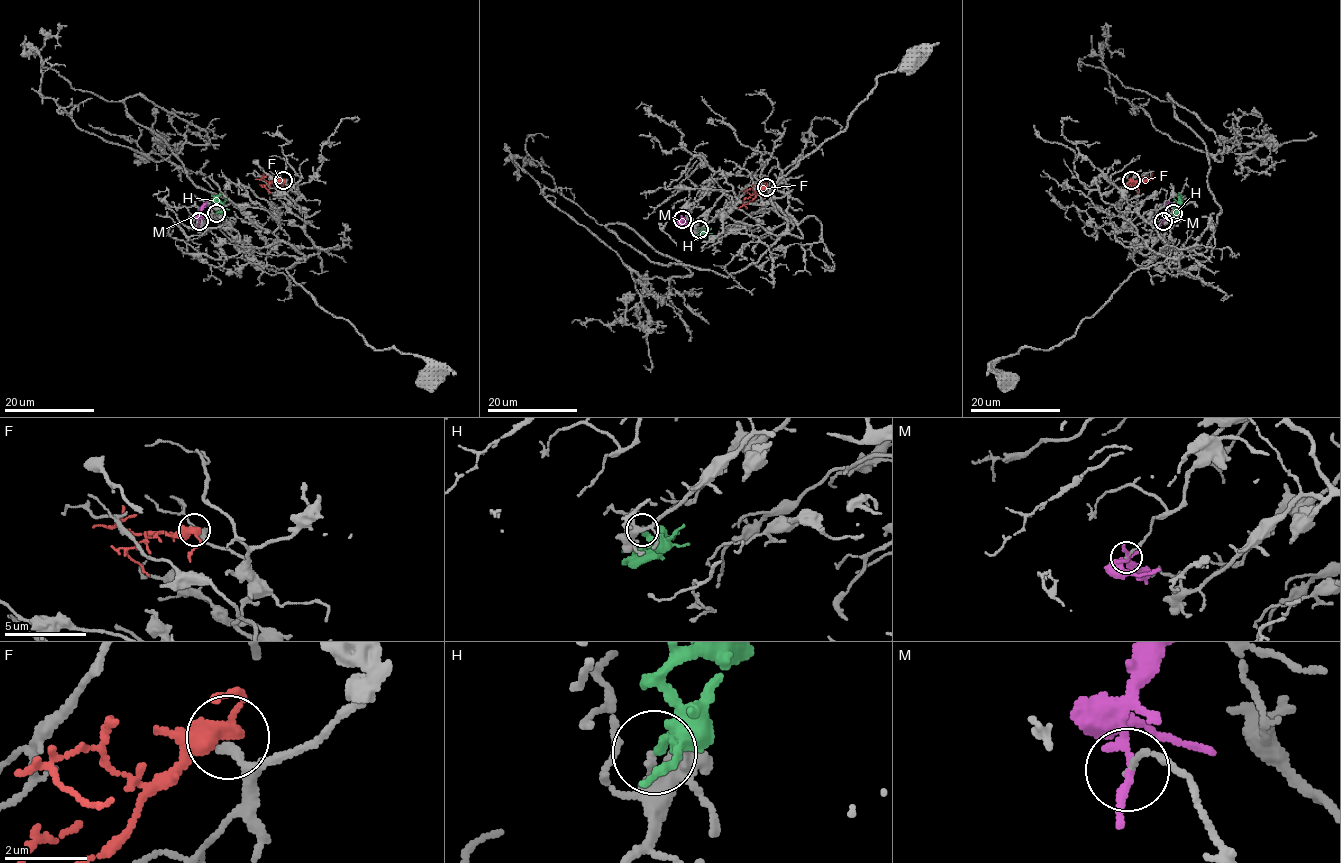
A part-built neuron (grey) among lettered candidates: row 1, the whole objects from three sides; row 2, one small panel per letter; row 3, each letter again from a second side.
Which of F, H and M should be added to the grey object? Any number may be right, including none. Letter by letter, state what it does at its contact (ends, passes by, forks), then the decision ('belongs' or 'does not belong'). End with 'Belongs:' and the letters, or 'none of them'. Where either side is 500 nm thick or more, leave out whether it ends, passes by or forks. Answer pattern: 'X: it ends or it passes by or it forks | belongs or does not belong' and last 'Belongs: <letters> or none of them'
F: it passes by | does not belong
H: it ends | does not belong
M: it passes by | does not belong
Belongs: none of them

